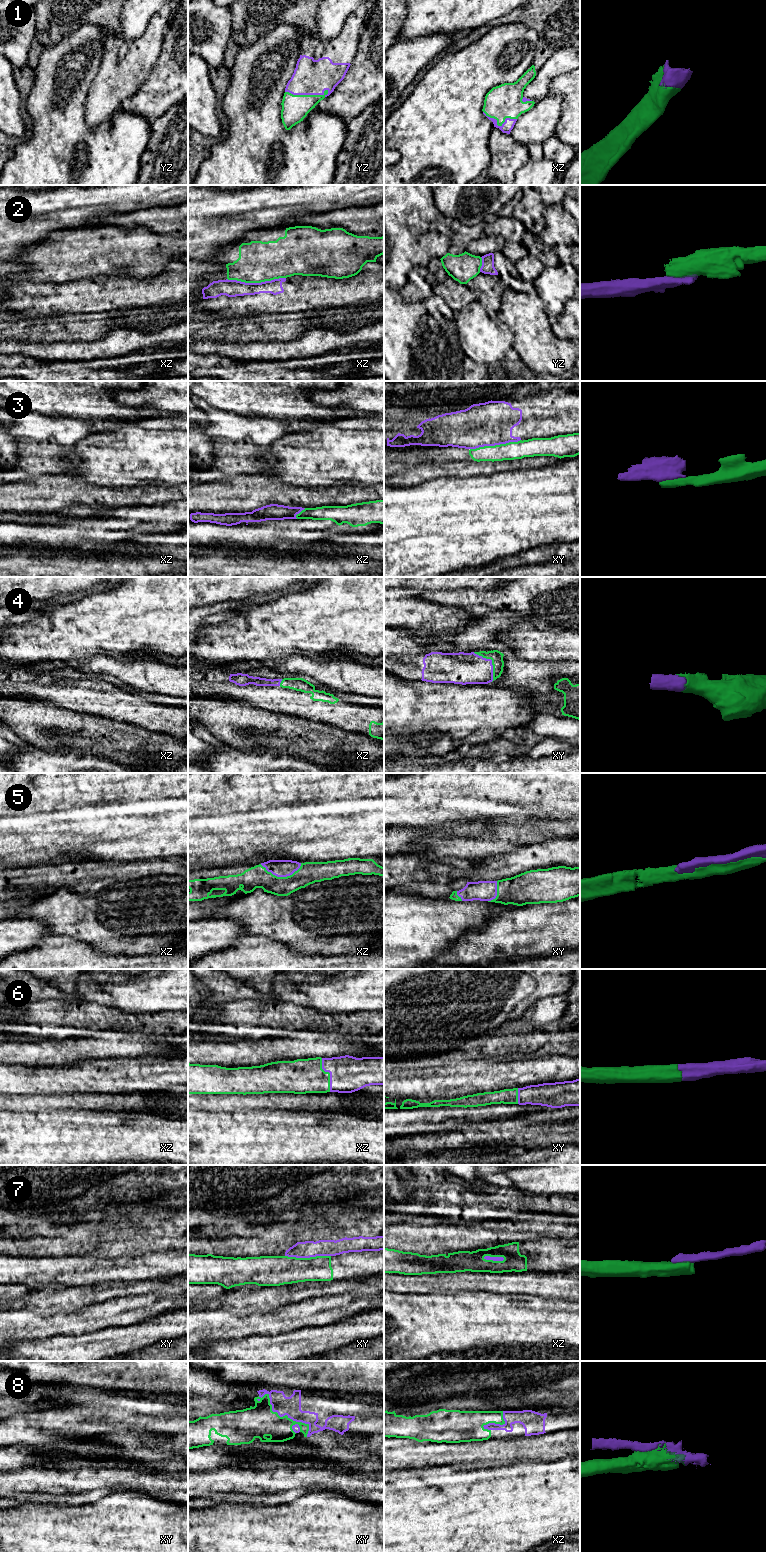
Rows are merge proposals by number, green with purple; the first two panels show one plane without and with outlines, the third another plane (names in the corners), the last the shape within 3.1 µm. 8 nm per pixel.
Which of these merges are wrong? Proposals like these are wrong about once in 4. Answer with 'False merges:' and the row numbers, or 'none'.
False merges: 2, 3, 7

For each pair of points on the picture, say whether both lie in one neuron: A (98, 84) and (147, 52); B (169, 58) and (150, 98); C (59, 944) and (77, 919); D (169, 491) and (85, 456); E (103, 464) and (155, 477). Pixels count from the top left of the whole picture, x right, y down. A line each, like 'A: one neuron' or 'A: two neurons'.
A: one neuron
B: one neuron
C: two neurons
D: two neurons
E: one neuron

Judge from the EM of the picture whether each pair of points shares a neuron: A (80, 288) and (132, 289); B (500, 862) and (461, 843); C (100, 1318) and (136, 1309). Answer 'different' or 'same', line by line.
A: same
B: different
C: same

